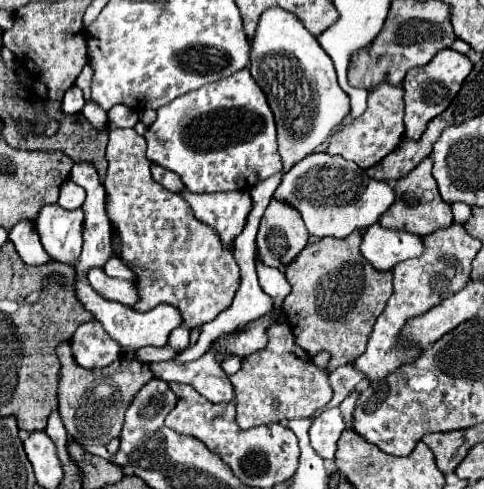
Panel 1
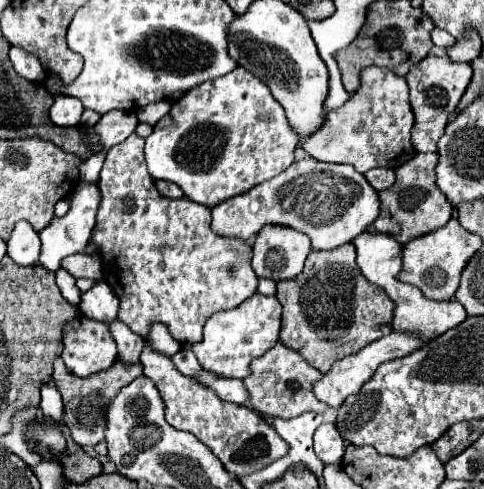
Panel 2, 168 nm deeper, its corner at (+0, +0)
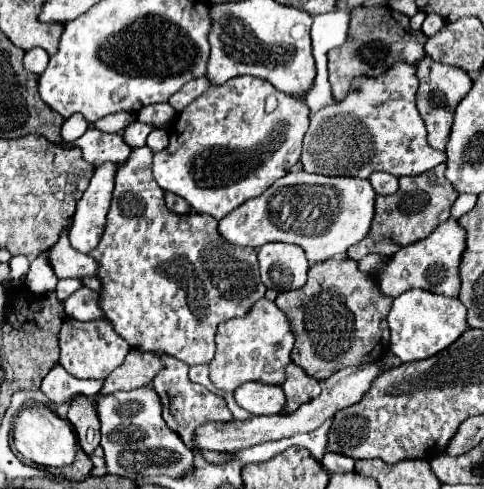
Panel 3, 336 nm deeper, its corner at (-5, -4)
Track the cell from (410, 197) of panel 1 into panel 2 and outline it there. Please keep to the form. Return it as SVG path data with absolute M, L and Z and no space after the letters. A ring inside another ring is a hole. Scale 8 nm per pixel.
M415 153L413 159L397 167L395 169L397 179L393 187L379 193L381 213L375 219L375 223L369 225L367 231L391 233L399 243L405 245L415 237L427 235L433 229L443 227L451 219L453 207L435 185L435 163L437 163L437 153Z

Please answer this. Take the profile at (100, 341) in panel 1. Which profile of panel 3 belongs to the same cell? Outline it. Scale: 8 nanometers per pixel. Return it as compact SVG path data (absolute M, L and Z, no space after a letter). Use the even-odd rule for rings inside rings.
M66 317L60 329L60 363L76 379L106 379L130 351L130 345L112 329L106 319L76 321Z

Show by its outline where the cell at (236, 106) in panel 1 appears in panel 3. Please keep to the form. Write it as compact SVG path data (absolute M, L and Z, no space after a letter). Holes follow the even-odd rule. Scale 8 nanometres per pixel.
M232 77L220 87L212 85L182 111L180 119L168 131L170 145L154 155L154 179L164 191L186 199L196 213L222 219L244 201L262 195L300 159L308 113L310 109L304 99L294 99L258 77Z

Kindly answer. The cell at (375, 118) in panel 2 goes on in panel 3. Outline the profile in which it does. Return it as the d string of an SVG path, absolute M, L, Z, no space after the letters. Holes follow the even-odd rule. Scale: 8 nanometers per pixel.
M396 63L394 67L390 67L390 71L378 75L378 77L354 79L344 101L332 103L330 107L324 107L322 111L318 111L310 117L310 127L308 127L308 131L304 135L304 143L302 143L302 157L300 157L302 169L306 173L318 173L318 175L368 179L374 171L386 171L396 177L414 177L414 175L420 175L424 171L430 171L432 167L444 163L446 153L434 151L426 141L426 127L424 127L424 121L414 103L416 89L418 89L416 65L410 65L410 63ZM390 93L400 96L398 101L392 101Z

